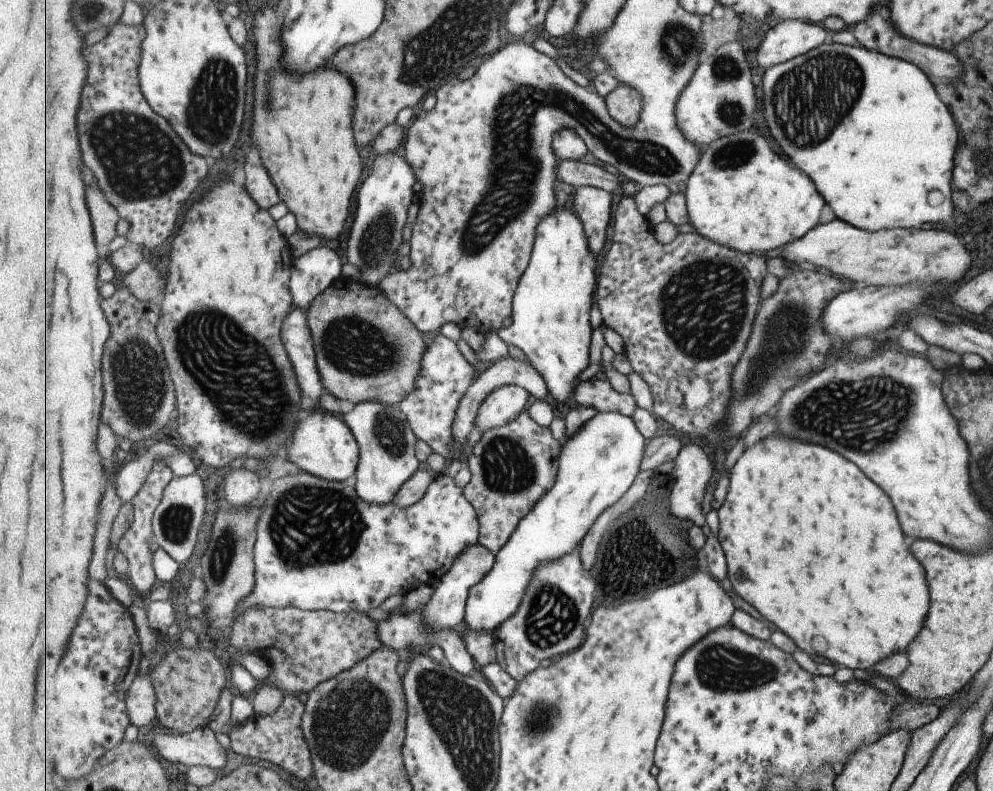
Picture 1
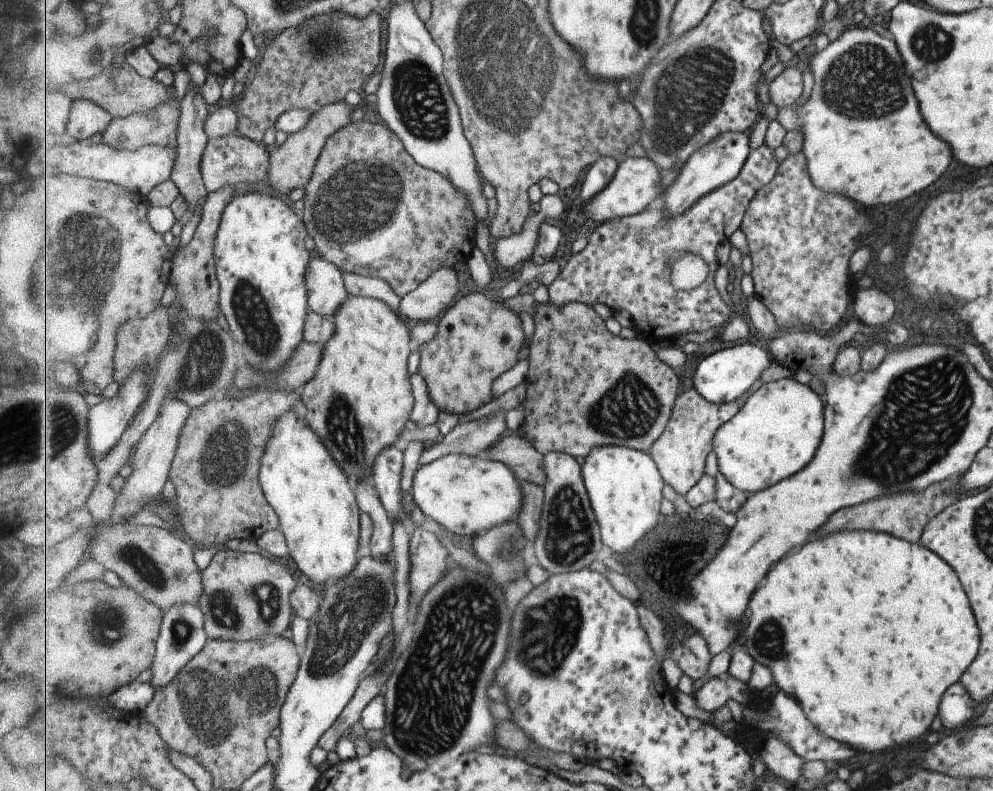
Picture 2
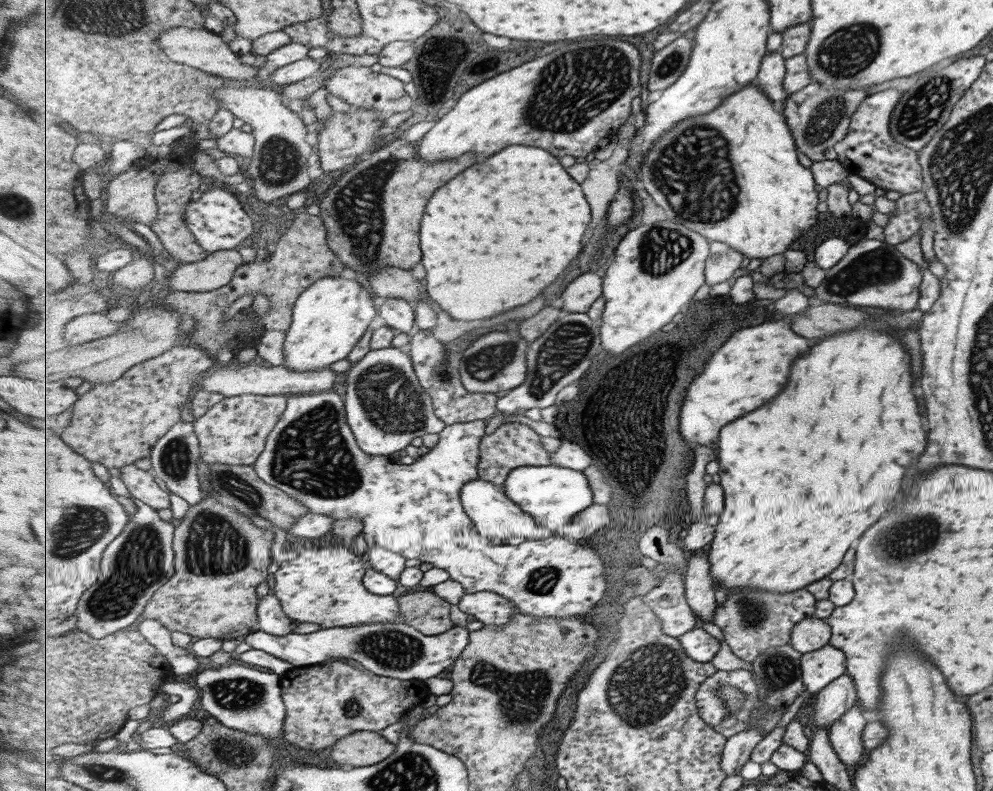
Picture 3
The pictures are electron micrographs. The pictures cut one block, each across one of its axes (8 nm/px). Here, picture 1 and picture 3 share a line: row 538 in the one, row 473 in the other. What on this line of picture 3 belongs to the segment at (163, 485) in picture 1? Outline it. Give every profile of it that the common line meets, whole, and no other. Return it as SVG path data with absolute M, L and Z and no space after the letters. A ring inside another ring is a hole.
M129 465L119 470L122 482L127 486L133 500L146 502L155 510L171 508L169 492L165 492L157 482L152 470L141 470L135 465Z

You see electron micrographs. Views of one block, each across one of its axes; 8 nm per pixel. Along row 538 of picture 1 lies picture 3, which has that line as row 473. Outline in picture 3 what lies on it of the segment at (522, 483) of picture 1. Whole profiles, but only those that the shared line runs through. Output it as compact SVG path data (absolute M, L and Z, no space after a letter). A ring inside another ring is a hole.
M519 422L501 424L493 433L485 435L480 445L478 463L479 478L496 484L503 489L509 473L522 466L549 466L552 458L543 448L541 436L531 425Z

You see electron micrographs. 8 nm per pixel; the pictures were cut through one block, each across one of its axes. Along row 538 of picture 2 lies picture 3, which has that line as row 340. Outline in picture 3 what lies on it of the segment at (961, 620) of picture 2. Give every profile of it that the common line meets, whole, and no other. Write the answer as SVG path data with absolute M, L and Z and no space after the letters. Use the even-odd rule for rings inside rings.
M861 326L855 330L835 332L831 336L817 340L807 350L807 354L799 356L799 360L793 362L789 384L783 390L783 394L779 394L779 398L775 398L773 402L767 402L767 406L743 416L741 420L731 422L731 426L725 426L725 432L718 440L717 451L720 462L720 471L718 472L720 485L727 490L727 510L723 512L719 526L716 526L715 539L713 539L709 550L716 586L720 584L726 589L727 594L737 589L759 589L770 593L801 590L810 582L821 580L834 568L837 568L845 551L851 548L851 542L857 540L873 522L877 522L881 518L881 514L889 508L889 504L897 496L901 478L903 478L909 462L913 458L917 458L925 448L925 430L921 428L919 406L911 392L913 378L909 374L911 372L909 370L910 356L907 354L903 344L889 330L875 330L873 326Z

